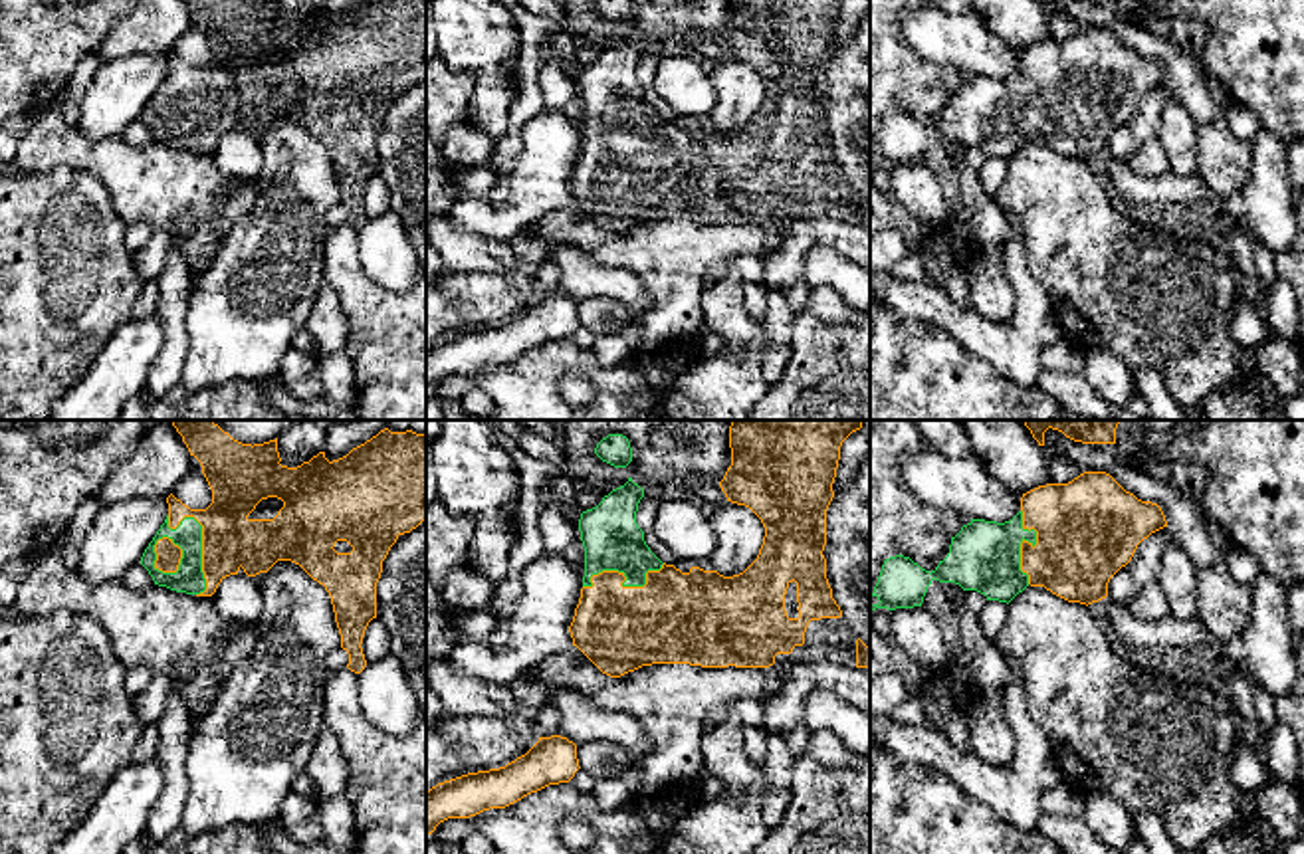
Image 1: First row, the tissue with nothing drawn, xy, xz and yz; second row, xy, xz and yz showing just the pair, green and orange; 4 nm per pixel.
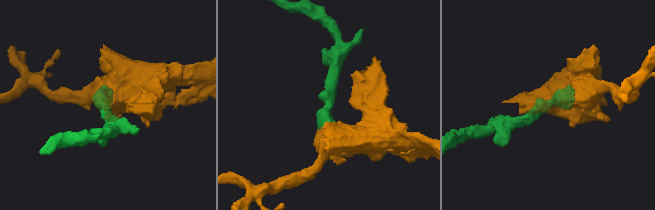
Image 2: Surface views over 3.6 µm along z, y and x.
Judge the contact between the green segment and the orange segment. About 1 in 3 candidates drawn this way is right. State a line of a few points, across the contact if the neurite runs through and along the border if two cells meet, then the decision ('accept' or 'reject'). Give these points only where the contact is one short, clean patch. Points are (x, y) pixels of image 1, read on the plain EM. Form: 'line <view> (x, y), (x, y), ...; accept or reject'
line xy (189, 135), (189, 111), (201, 96), (230, 96); accept

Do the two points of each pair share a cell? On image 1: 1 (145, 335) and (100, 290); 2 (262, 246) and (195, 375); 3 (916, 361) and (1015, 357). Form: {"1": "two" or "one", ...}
{"1": "two", "2": "one", "3": "two"}

